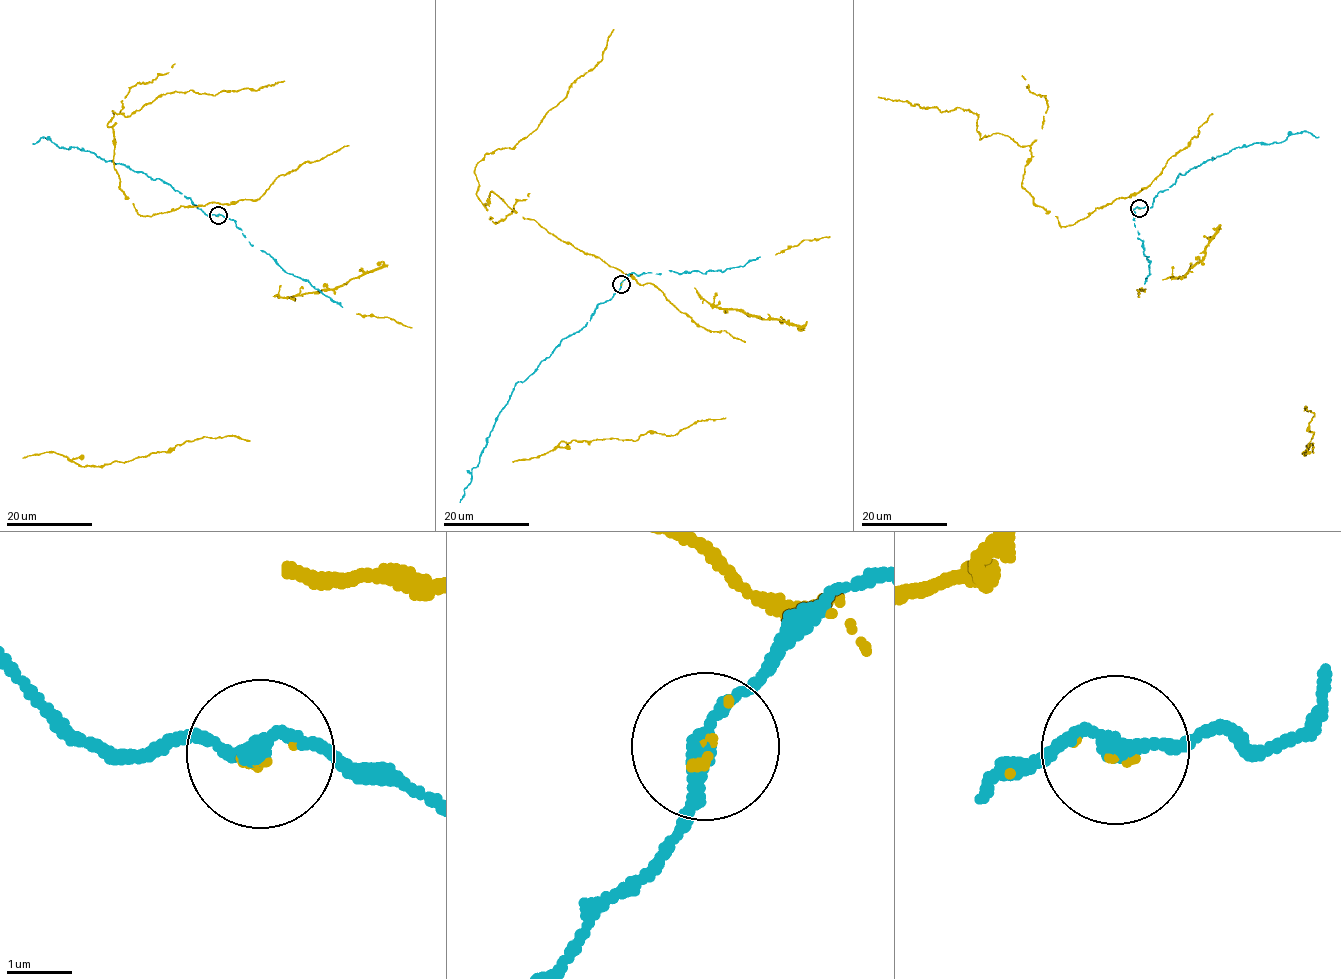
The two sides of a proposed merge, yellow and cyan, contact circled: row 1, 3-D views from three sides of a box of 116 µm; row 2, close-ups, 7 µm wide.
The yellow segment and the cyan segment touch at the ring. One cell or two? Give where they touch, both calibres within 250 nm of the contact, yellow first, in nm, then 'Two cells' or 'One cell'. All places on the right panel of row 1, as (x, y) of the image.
Place: (1139, 208). Thickness 90 nm (yellow) against 240 nm. One cell

